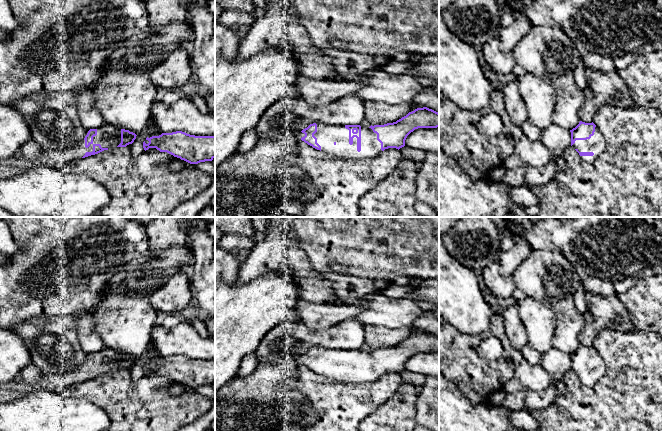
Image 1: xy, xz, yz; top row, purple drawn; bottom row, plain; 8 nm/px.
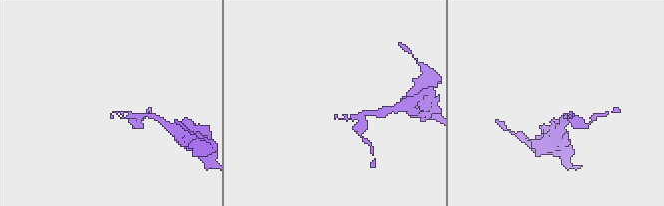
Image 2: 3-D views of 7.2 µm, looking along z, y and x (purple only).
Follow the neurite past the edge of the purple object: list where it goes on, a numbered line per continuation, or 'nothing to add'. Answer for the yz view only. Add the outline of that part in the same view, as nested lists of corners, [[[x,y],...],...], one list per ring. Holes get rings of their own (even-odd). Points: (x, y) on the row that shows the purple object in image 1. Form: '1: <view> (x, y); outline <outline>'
1: yz (597, 143); outline [[[595,127],[594,135],[587,140],[576,140],[571,146],[579,152],[593,152],[593,156],[580,156],[587,163],[595,161],[605,151],[607,140],[598,127]]]

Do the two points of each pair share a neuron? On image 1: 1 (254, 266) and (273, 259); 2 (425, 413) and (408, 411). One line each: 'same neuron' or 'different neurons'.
1: same neuron
2: different neurons

